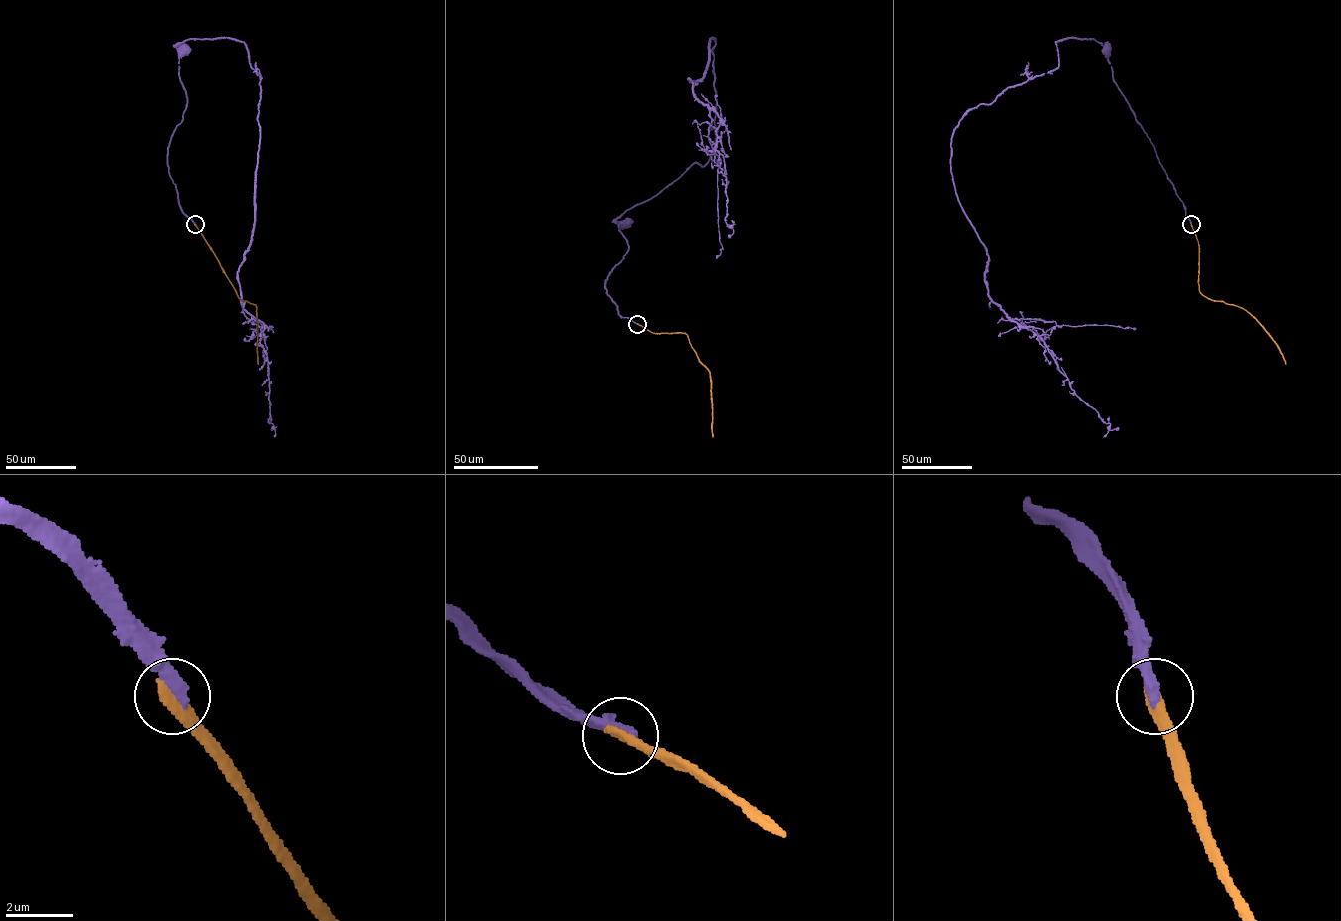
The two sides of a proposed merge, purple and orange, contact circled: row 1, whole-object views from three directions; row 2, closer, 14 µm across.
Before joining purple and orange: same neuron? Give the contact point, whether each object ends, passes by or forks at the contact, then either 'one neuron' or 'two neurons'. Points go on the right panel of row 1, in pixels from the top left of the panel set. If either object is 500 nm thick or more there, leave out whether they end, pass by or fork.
(1191, 224) | purple ends | orange ends | two neurons

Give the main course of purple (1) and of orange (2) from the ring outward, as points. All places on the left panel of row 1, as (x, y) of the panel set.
1: (195, 224), (179, 204), (167, 164), (170, 138), (187, 105), (179, 78), (179, 54), (183, 48)
2: (195, 224), (238, 297), (255, 304), (258, 364)

